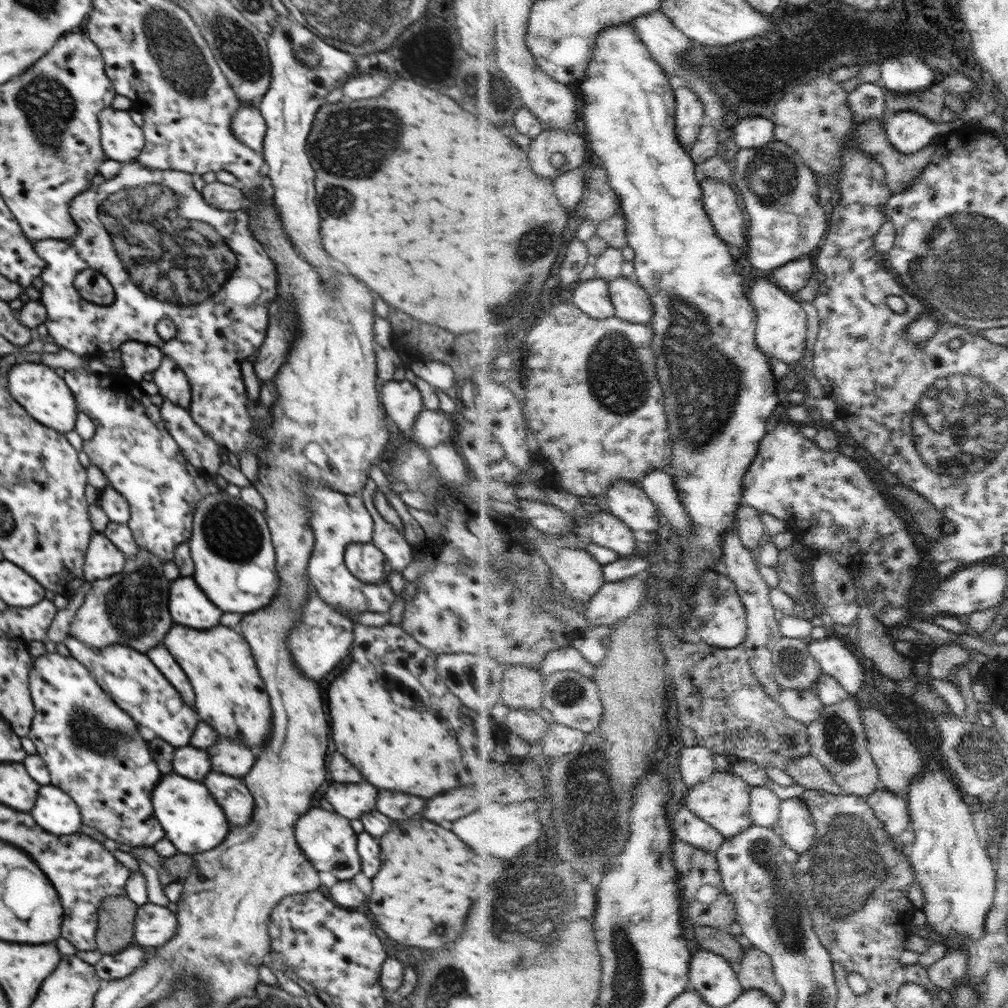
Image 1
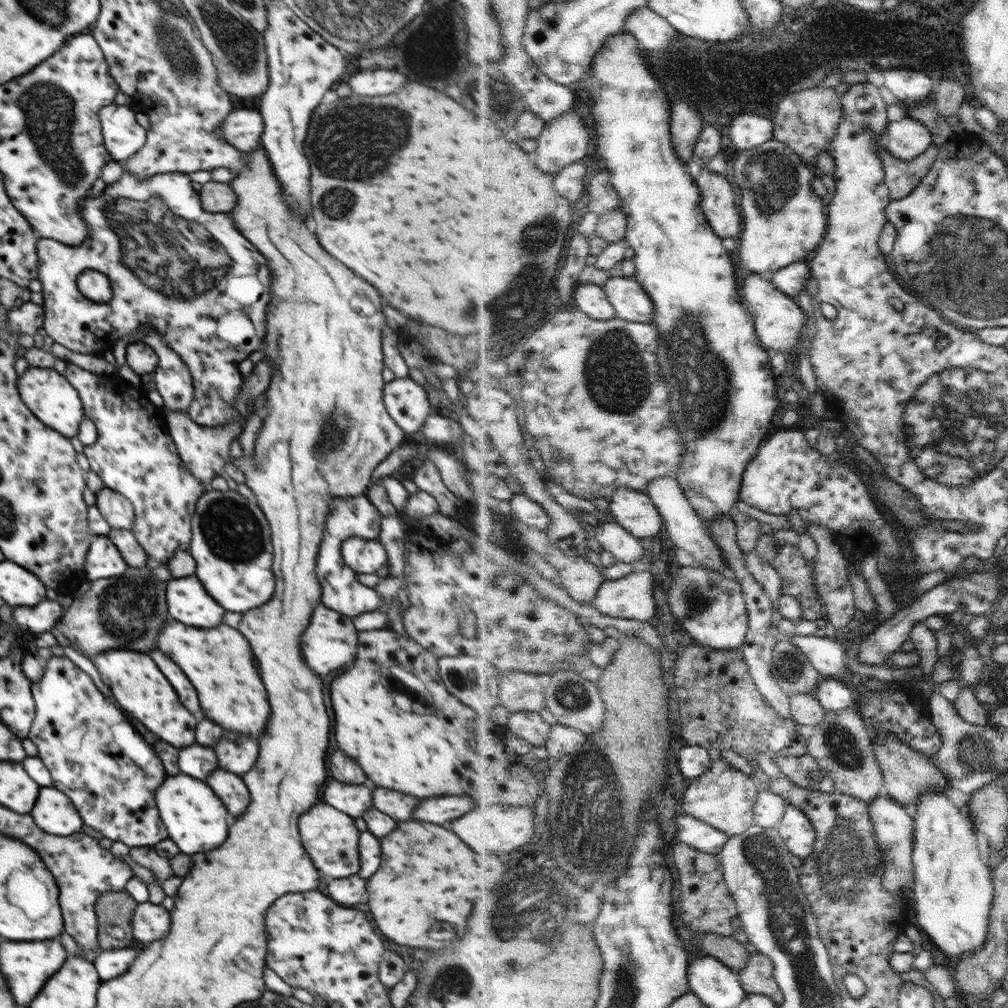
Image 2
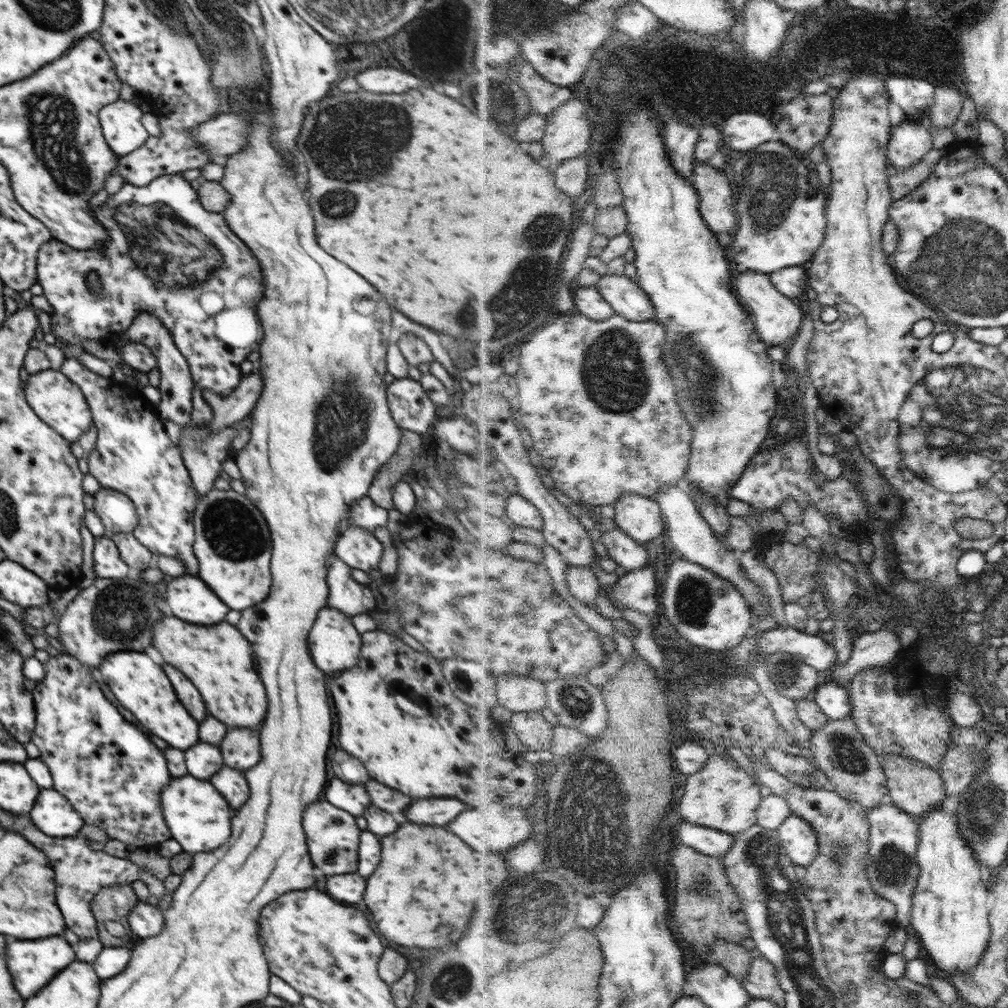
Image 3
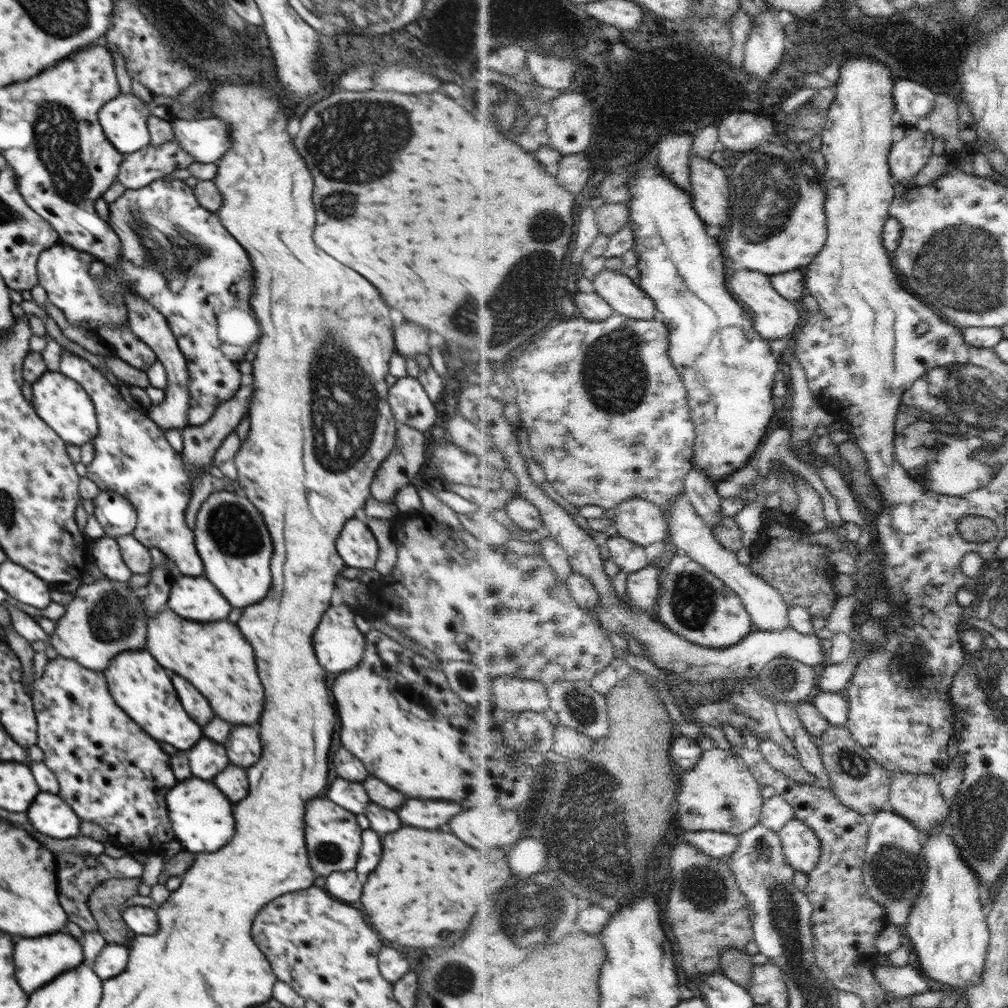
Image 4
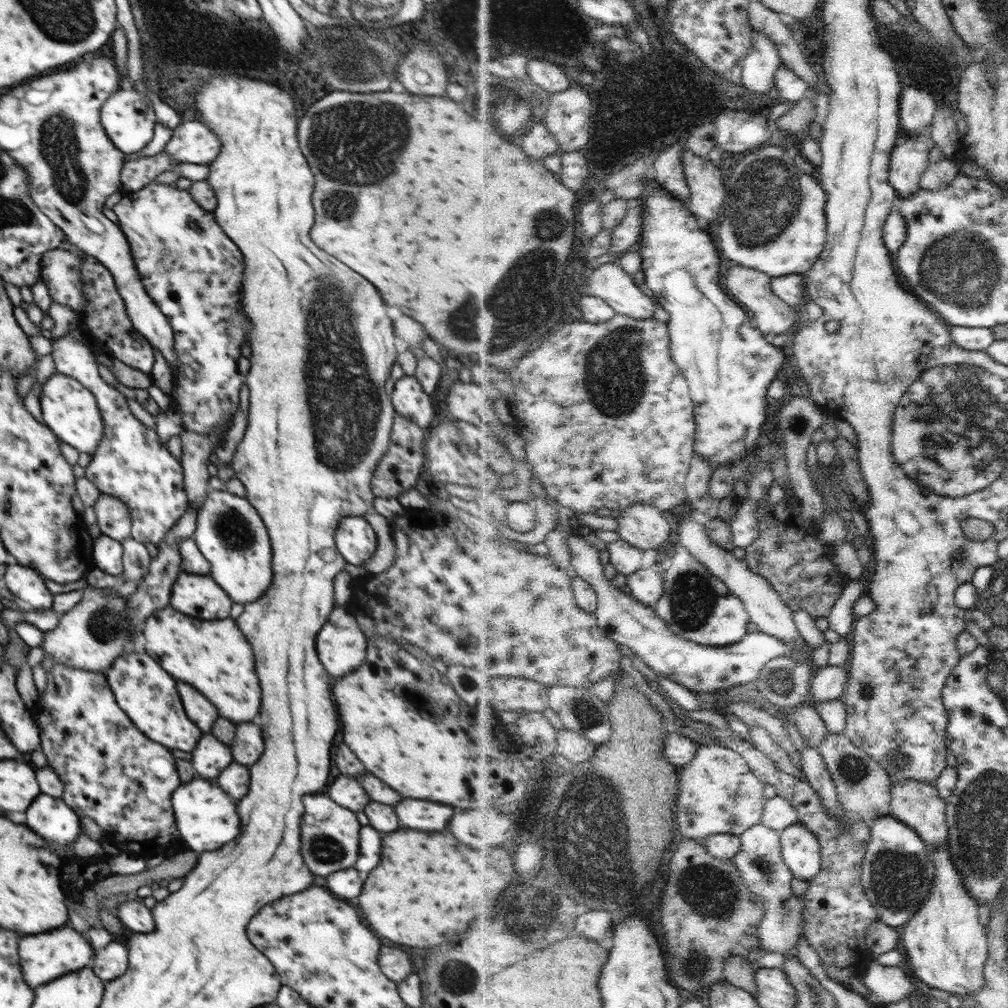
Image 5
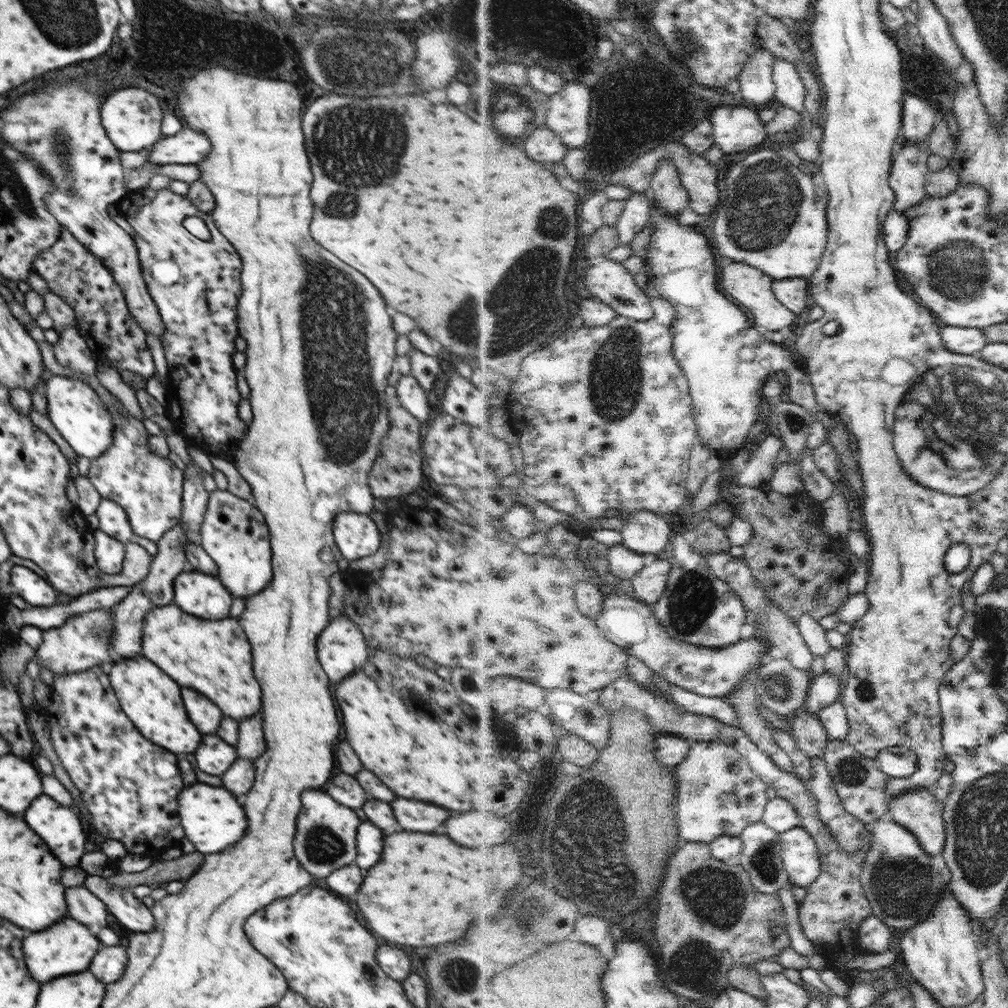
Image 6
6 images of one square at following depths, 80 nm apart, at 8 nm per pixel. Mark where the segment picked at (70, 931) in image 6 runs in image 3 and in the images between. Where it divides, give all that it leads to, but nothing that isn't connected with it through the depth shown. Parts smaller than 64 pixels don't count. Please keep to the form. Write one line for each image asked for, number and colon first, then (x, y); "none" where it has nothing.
3: (32, 964)
4: (39, 960)
5: (44, 957)

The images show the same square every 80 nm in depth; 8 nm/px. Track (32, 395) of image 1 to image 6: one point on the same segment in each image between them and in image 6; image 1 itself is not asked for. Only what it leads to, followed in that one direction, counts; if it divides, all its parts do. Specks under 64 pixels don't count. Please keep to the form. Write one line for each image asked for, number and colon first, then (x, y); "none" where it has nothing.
2: (48, 394)
3: (55, 399)
4: (63, 404)
5: (70, 410)
6: (75, 409)

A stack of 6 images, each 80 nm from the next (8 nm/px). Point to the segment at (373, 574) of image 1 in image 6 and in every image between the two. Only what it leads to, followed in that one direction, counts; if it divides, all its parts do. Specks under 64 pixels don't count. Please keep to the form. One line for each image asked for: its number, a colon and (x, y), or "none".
2: (365, 556)
3: (357, 548)
4: (356, 544)
5: (355, 539)
6: (356, 534)

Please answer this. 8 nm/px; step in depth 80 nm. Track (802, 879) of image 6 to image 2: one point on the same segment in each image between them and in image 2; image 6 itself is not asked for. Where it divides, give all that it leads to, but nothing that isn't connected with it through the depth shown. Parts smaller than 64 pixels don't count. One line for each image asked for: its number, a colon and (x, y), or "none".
2: (800, 834)
3: (800, 837)
4: (803, 846)
5: (802, 848)

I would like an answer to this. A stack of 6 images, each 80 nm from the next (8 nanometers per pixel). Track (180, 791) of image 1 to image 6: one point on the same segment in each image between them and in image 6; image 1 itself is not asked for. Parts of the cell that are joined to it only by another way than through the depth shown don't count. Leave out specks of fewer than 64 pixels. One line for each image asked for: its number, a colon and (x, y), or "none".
2: (196, 820)
3: (198, 817)
4: (201, 816)
5: (206, 817)
6: (211, 818)

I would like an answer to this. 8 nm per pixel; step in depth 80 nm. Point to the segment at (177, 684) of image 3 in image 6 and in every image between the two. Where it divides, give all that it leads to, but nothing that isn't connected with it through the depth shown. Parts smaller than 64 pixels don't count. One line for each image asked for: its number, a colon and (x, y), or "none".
4: (194, 703)
5: (200, 711)
6: (204, 716)

